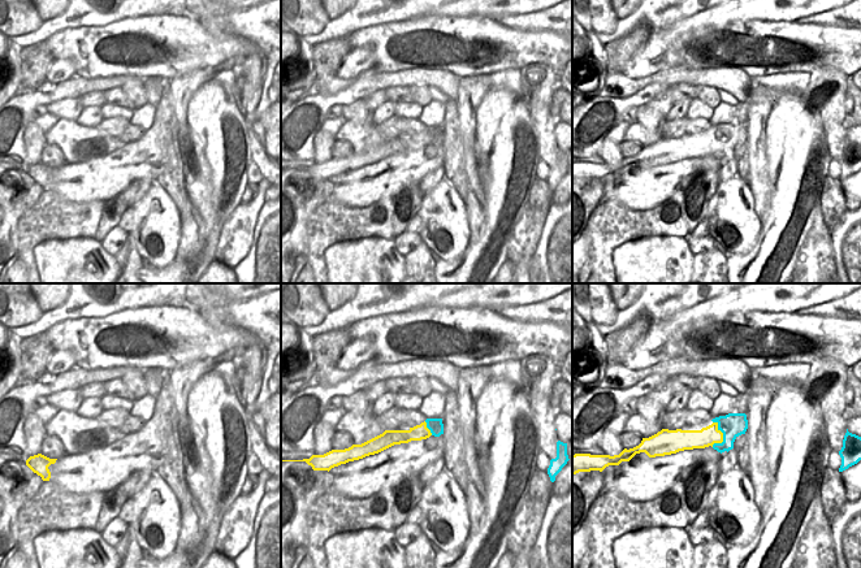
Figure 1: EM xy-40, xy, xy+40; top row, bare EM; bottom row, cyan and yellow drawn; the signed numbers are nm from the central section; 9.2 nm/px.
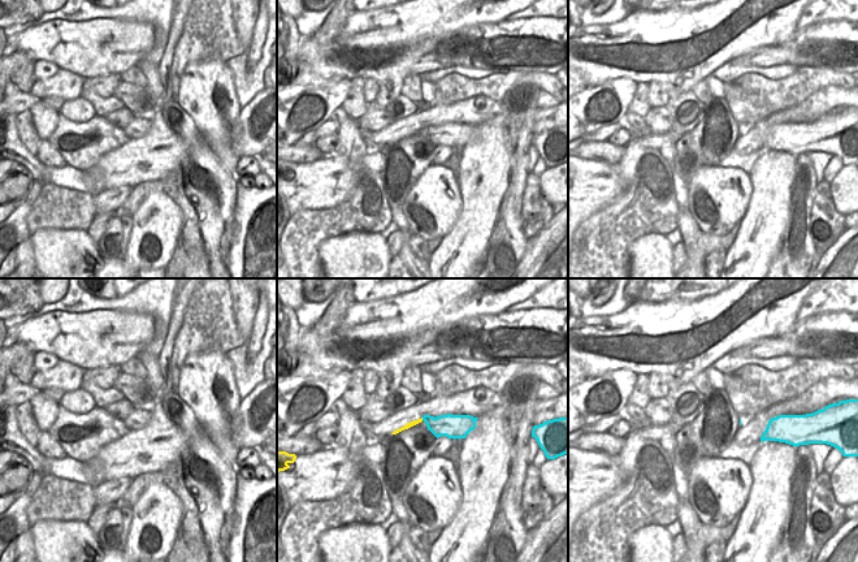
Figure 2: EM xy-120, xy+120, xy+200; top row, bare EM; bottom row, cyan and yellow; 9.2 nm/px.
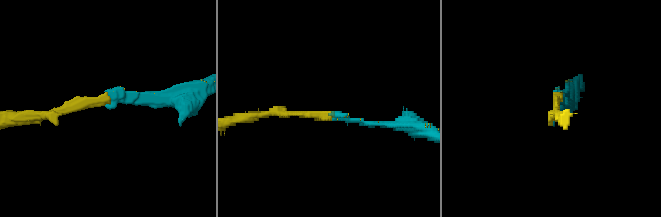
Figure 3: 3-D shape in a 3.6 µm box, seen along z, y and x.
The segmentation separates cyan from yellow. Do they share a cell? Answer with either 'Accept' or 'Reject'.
Accept

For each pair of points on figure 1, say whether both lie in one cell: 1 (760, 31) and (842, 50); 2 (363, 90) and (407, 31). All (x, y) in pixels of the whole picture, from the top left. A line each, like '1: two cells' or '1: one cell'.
1: one cell
2: two cells

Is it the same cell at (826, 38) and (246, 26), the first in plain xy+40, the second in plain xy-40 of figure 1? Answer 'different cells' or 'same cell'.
different cells

